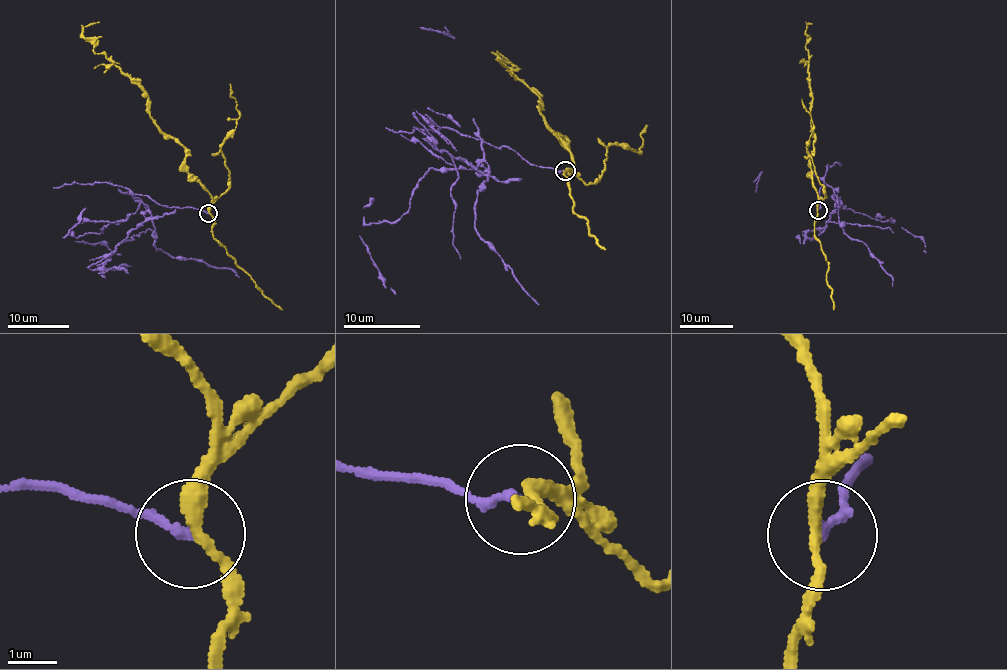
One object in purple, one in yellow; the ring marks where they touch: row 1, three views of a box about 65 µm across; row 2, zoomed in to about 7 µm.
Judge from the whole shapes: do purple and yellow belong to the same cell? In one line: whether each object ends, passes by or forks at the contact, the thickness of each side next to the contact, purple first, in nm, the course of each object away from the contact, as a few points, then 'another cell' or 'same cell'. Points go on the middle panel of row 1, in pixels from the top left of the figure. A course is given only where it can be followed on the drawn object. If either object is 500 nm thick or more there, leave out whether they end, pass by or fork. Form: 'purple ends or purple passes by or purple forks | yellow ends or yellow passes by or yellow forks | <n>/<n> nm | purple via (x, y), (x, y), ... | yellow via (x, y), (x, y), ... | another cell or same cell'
purple ends | yellow passes by | 170/240 nm | purple via (564, 171), (485, 142), (473, 168), (432, 168), (409, 210), (364, 225), (360, 238), (395, 295) | yellow via (566, 171), (576, 167), (561, 142), (565, 136), (553, 132), (539, 110), (544, 106), (495, 54), (516, 67) | another cell

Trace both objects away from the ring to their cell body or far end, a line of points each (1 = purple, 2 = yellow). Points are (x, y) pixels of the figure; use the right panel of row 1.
1: (818, 210), (823, 202), (819, 192), (824, 181), (845, 207), (882, 221), (889, 219), (920, 236), (926, 253)
2: (818, 210), (810, 154), (815, 137), (811, 125), (810, 57), (805, 48), (807, 24), (812, 24)

